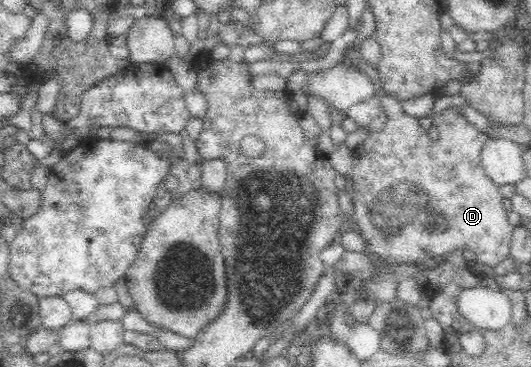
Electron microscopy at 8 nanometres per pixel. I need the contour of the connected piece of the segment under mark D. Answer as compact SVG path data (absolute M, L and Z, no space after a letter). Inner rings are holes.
M379 95L379 98L383 114L386 115L386 124L383 125L382 129L376 132L370 132L362 144L353 149L354 157L352 171L350 171L350 178L353 183L352 191L350 191L354 204L353 217L357 223L357 231L360 232L360 235L362 235L367 245L369 245L369 251L373 253L372 257L376 263L376 268L380 268L380 263L378 263L378 257L380 257L380 255L382 255L382 257L388 257L390 261L396 261L396 263L416 265L417 263L422 263L420 261L424 261L424 259L432 259L437 255L445 256L455 249L474 251L476 261L493 268L496 268L502 263L509 262L510 242L515 226L511 226L508 223L508 204L506 198L500 193L500 186L488 178L488 174L484 171L480 161L480 151L482 151L484 145L486 145L486 141L489 139L488 135L472 125L465 117L462 117L459 114L459 108L448 108L446 111L435 113L433 116L434 126L438 132L438 139L434 141L428 137L428 134L418 123L418 119L404 113L400 99L391 95Z

